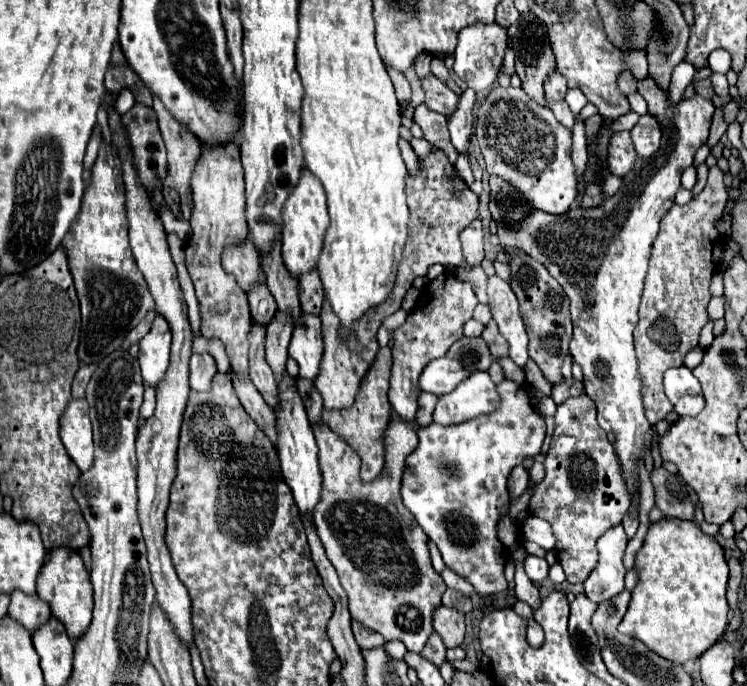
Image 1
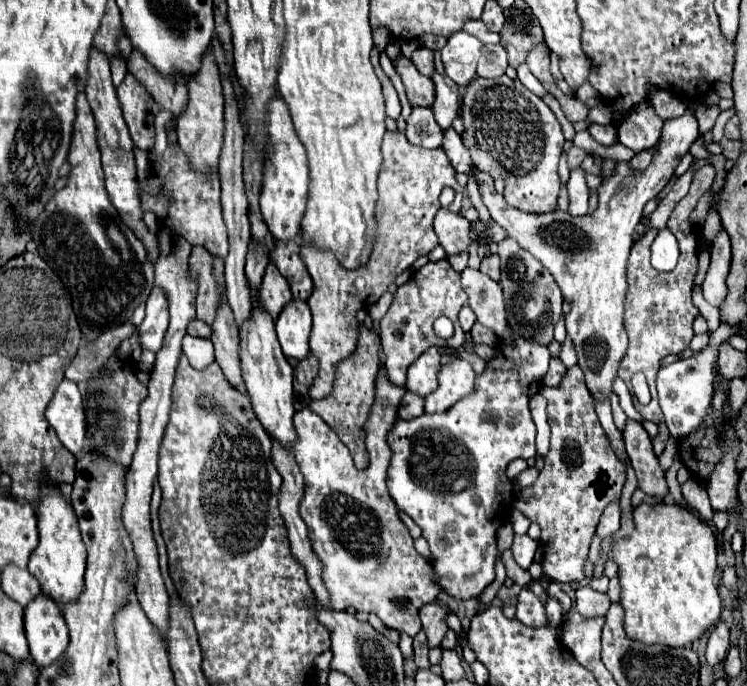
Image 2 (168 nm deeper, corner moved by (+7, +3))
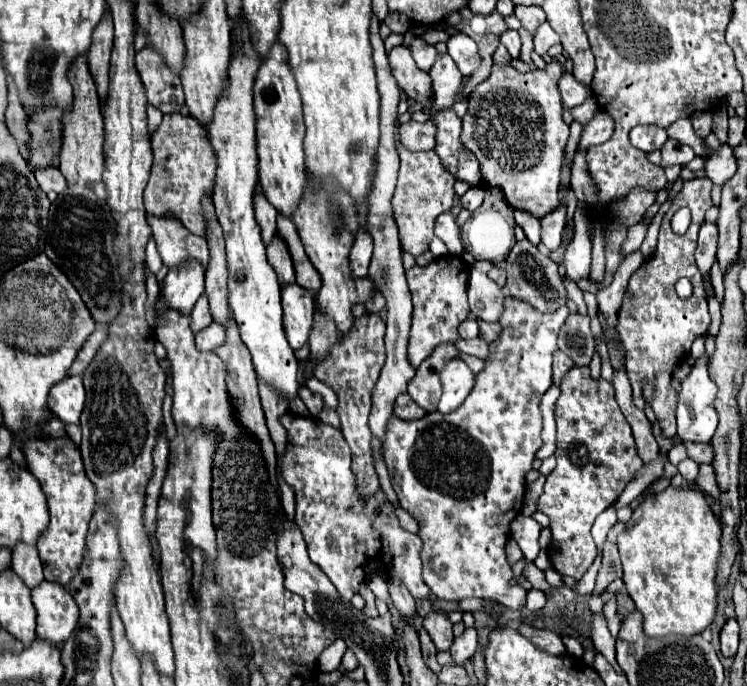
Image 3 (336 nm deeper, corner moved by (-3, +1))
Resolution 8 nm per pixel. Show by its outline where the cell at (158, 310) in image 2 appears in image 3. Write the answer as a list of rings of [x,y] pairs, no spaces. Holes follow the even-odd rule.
[[[187,263],[187,267],[179,267],[179,271],[169,271],[161,285],[159,305],[189,315],[203,293],[203,279],[203,267],[195,267],[195,263]]]

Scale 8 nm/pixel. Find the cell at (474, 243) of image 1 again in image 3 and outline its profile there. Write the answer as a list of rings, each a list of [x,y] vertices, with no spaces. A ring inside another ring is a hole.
[[[451,213],[439,215],[435,223],[435,235],[447,245],[451,255],[463,253],[463,241],[461,241],[461,227],[457,225],[457,219]]]

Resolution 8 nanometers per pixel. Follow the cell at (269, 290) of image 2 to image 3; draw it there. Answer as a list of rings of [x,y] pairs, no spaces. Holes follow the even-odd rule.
[[[275,237],[275,243],[271,243],[271,247],[267,247],[267,259],[277,273],[281,287],[295,283],[295,271],[293,271],[291,255],[289,255],[287,245],[283,243],[281,237]]]

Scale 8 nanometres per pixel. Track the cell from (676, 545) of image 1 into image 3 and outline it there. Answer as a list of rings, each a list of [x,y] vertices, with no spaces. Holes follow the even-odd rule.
[[[671,489],[647,497],[617,537],[623,563],[623,581],[637,611],[643,615],[647,637],[691,637],[703,633],[717,615],[717,567],[721,559],[721,525],[699,489]]]

